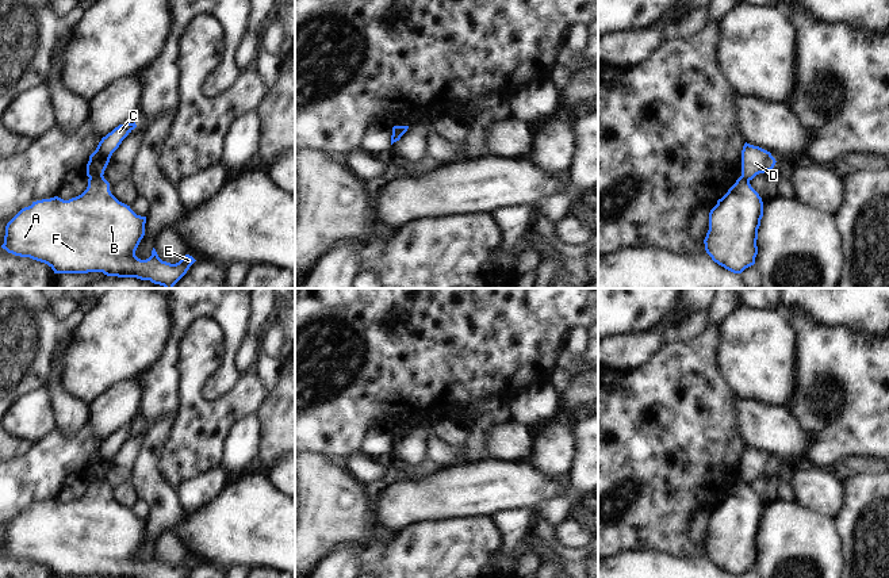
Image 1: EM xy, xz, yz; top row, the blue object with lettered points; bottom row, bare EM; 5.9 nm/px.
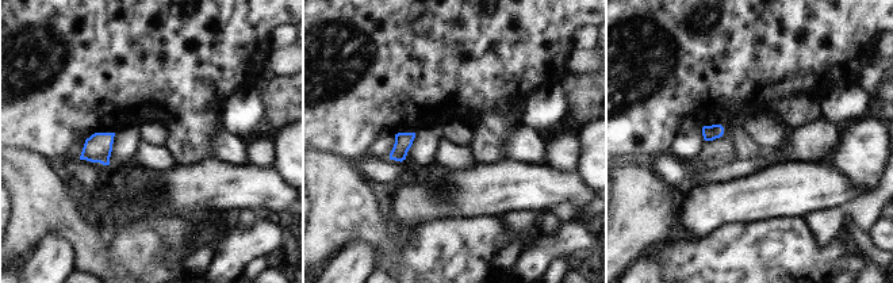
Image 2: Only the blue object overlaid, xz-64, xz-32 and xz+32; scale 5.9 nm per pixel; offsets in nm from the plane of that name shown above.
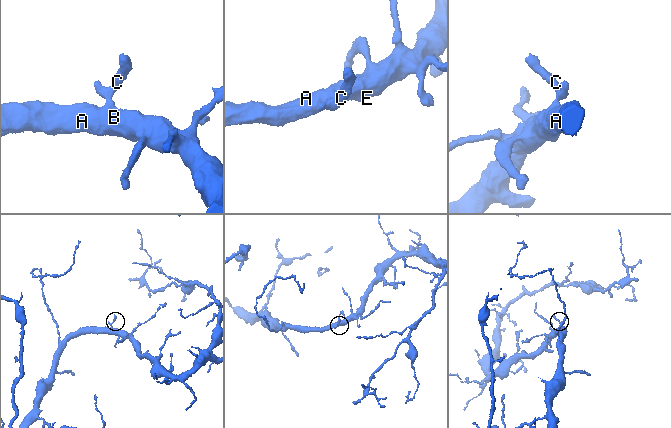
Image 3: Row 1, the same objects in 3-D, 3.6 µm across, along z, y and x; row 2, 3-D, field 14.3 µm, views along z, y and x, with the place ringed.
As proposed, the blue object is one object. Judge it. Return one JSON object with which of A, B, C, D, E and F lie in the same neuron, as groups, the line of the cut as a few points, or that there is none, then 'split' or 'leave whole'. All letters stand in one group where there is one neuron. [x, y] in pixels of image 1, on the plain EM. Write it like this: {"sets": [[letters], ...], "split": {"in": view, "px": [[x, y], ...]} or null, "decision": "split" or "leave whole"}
{"sets": [["A", "B", "E", "F"], ["C", "D"]], "split": {"in": "xy", "px": [[102, 478], [89, 481]]}, "decision": "split"}

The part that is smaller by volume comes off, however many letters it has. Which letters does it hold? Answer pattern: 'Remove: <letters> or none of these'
Remove: C, D

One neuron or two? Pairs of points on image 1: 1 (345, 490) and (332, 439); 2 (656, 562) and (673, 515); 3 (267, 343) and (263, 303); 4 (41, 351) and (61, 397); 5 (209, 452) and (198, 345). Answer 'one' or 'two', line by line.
1: two
2: two
3: two
4: two
5: one

